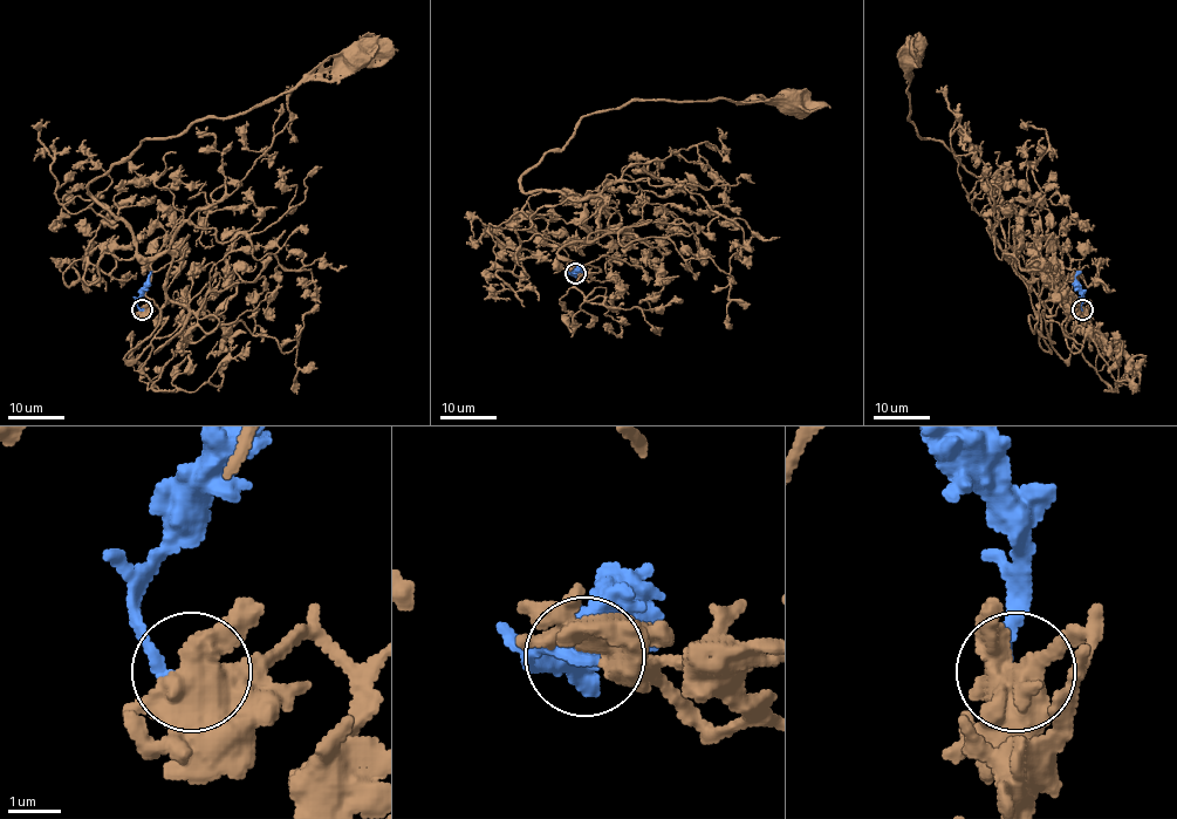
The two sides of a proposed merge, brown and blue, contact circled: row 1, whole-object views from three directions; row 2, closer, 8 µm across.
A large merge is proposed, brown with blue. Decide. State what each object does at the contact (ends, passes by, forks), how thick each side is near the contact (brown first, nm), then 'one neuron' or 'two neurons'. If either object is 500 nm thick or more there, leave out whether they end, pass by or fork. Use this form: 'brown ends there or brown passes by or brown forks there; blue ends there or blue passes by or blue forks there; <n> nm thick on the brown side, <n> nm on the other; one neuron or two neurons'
500 nm thick on the brown side, 240 nm on the other; one neuron

